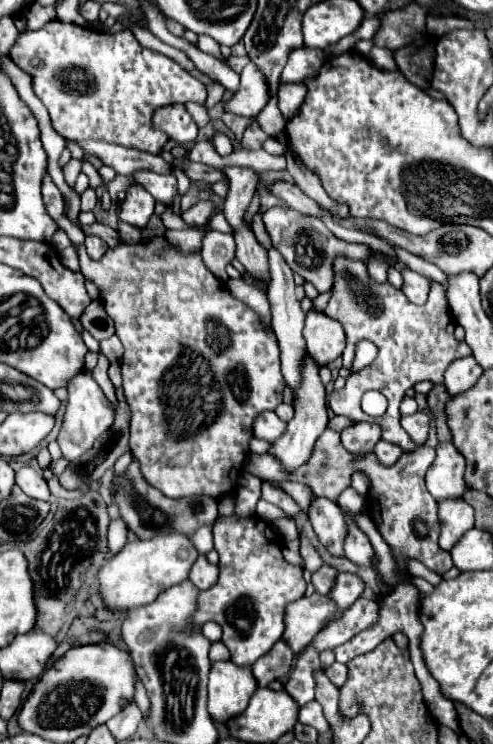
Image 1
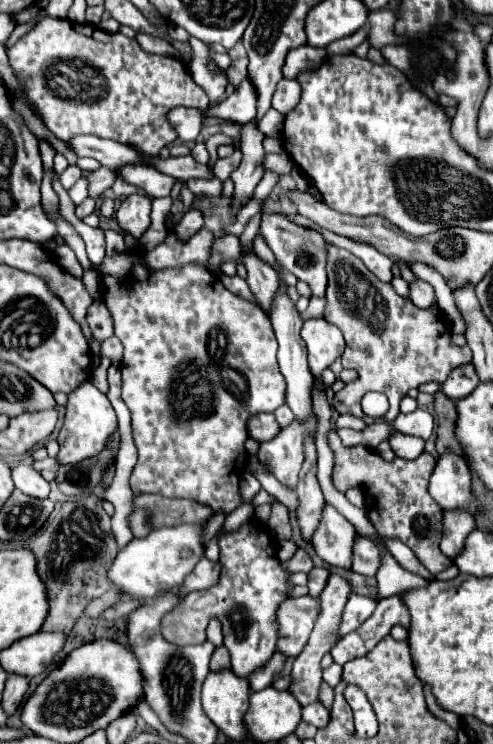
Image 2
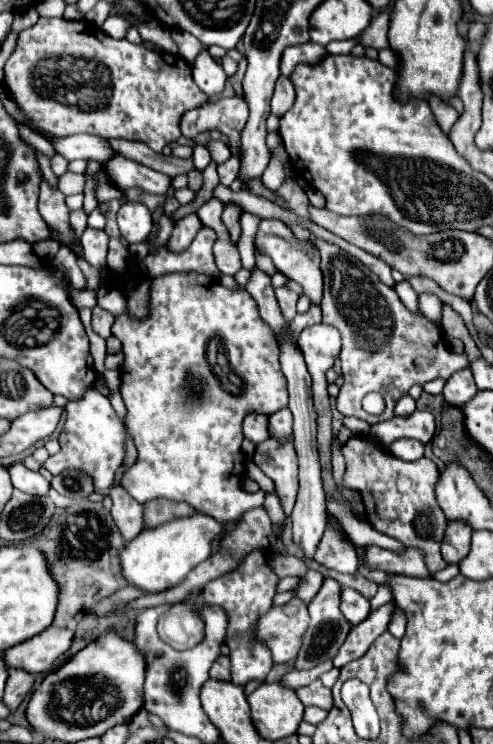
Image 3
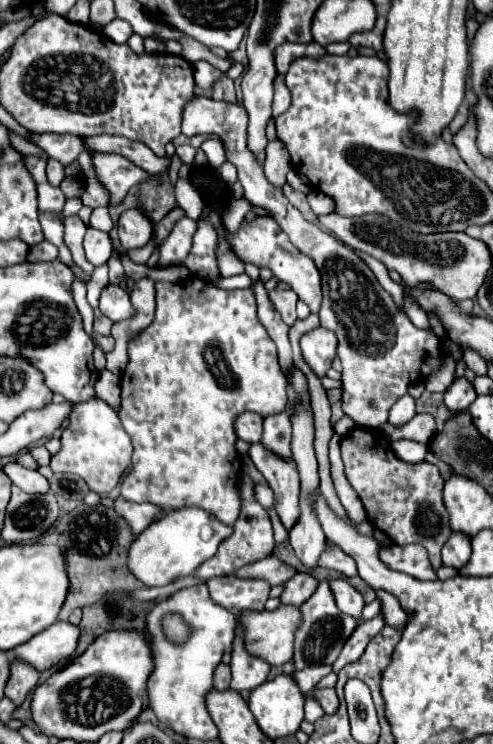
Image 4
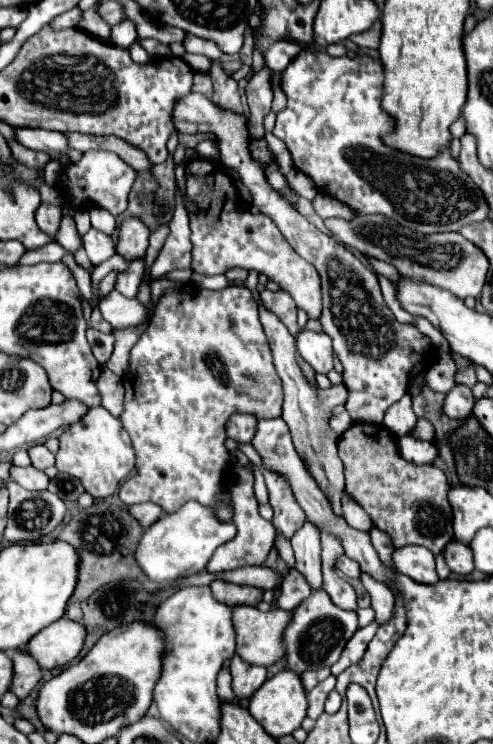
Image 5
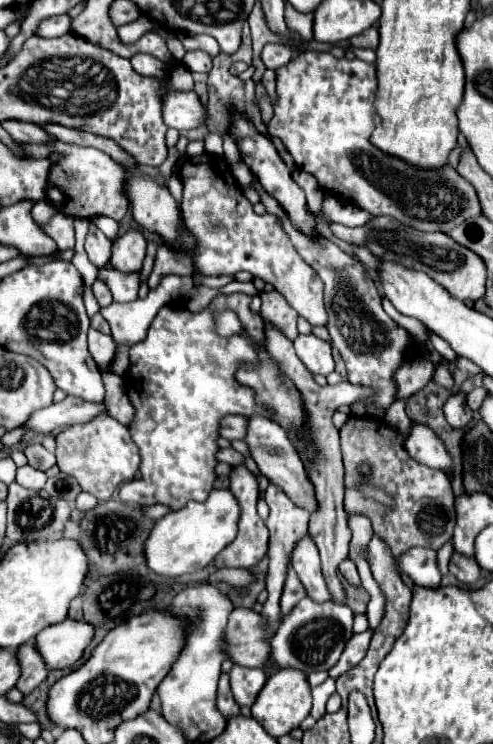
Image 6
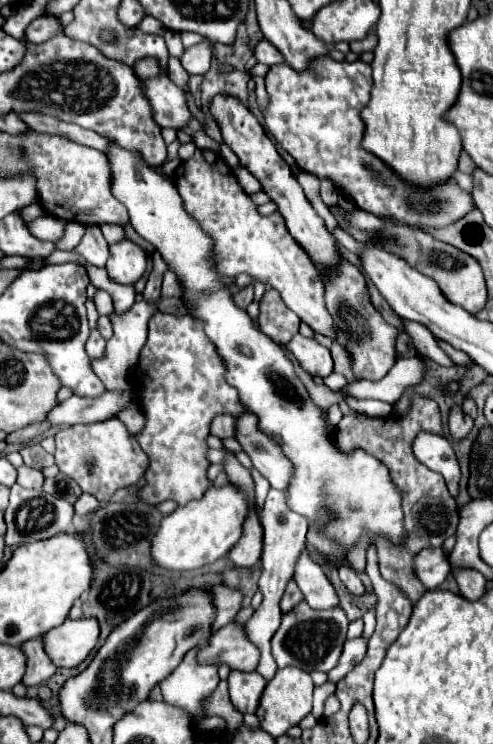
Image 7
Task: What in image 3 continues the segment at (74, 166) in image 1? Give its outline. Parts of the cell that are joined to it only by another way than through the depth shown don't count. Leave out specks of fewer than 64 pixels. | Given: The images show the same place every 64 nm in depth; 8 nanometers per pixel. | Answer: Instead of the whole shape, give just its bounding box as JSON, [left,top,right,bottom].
[58,172,86,196]

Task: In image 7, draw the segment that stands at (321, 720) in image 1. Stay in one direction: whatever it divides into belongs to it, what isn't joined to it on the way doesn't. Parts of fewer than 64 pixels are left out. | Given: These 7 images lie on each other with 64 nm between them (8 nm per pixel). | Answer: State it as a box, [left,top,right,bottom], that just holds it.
[311,682,336,718]

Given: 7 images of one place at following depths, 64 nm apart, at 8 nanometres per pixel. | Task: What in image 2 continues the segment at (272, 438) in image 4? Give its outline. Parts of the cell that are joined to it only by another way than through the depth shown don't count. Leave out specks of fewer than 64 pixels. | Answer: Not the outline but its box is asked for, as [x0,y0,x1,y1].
[274,404,294,428]

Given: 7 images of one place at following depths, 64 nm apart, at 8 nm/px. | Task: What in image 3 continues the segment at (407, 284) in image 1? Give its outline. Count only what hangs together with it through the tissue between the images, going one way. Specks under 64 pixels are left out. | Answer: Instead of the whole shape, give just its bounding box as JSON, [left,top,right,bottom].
[418,294,442,324]

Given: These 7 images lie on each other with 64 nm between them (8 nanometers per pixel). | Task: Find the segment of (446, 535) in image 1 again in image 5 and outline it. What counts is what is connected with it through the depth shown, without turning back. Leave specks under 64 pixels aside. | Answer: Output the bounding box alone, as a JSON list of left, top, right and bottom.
[444,542,476,576]

